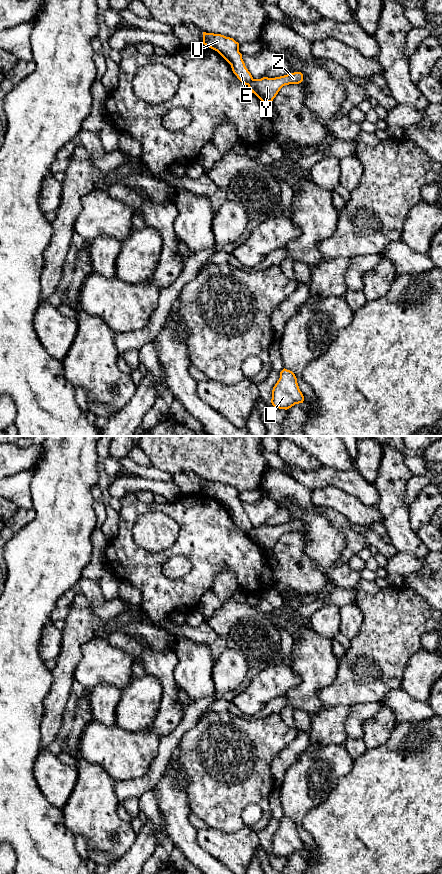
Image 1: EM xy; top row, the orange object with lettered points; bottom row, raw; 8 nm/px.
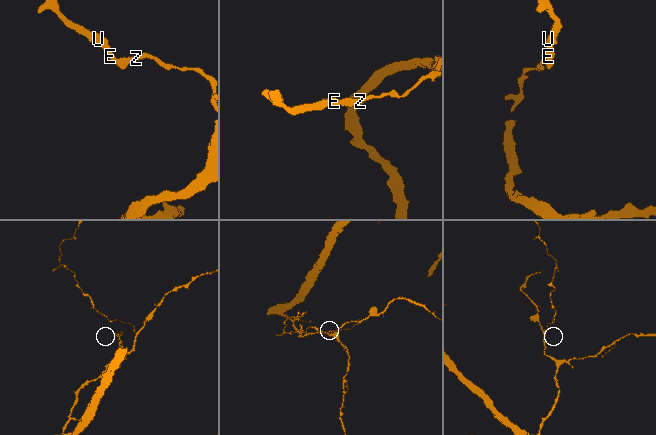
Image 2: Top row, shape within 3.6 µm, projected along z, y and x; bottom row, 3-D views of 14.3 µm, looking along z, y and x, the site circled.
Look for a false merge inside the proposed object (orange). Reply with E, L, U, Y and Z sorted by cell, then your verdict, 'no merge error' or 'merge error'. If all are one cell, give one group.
E U / L Y Z | merge error

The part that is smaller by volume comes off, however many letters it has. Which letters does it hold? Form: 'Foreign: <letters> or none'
Foreign: E, U

